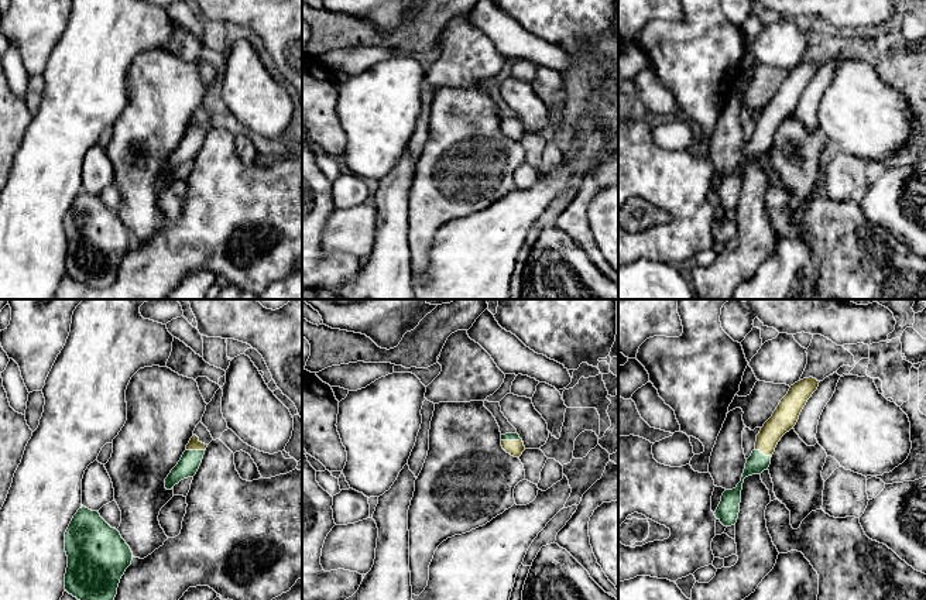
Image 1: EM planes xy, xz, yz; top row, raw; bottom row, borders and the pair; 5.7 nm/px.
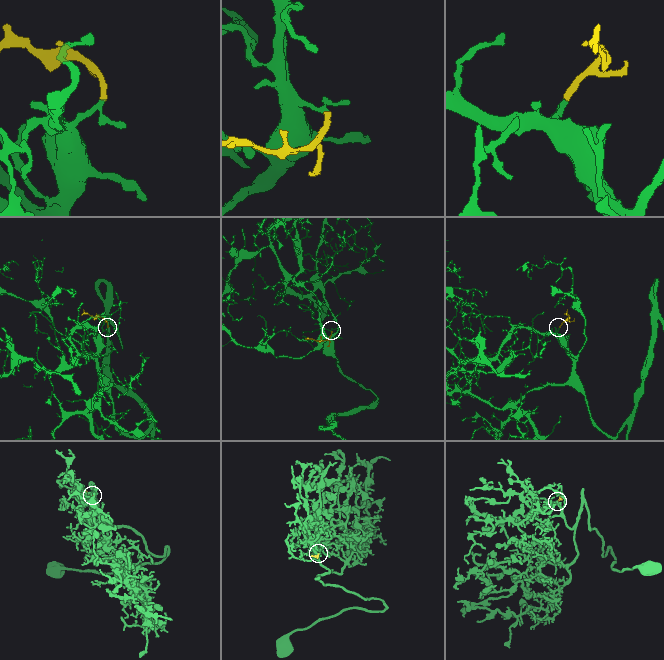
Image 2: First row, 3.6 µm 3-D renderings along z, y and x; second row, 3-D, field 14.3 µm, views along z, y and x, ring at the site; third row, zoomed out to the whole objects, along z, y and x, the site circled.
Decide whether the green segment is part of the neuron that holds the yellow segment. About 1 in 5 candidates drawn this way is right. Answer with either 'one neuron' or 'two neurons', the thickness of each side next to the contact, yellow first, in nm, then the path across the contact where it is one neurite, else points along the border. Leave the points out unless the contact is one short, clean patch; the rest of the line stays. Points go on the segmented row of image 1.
one neuron | 90/50 nm | across xz (515, 448), (510, 441), (508, 436)

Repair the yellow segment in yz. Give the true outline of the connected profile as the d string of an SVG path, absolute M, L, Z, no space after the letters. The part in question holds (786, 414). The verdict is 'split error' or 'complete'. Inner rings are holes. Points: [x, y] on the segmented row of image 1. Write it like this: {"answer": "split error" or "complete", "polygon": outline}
{"answer": "split error", "polygon": "M809 377L790 385L772 416L761 428L757 435L755 449L747 459L741 481L735 488L723 493L714 512L716 518L724 527L731 527L737 522L744 479L752 474L761 474L769 467L778 442L786 432L793 429L807 400L817 390L819 383L816 378Z"}

